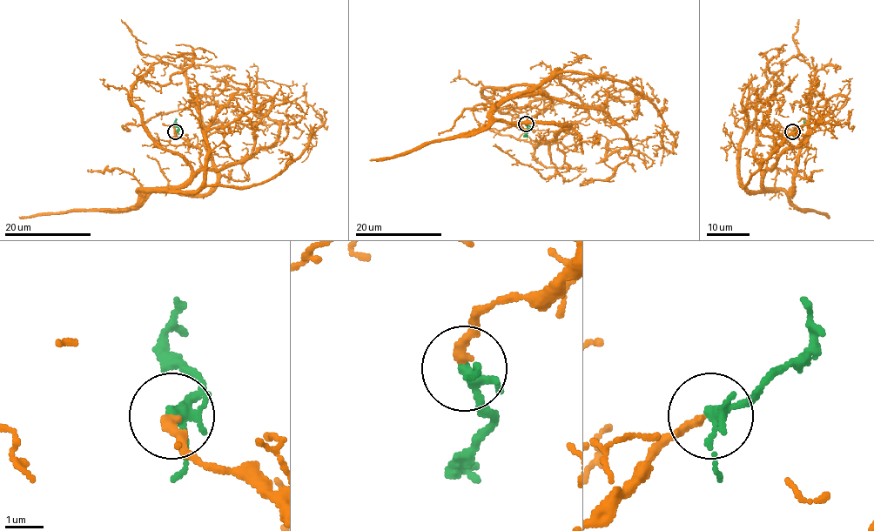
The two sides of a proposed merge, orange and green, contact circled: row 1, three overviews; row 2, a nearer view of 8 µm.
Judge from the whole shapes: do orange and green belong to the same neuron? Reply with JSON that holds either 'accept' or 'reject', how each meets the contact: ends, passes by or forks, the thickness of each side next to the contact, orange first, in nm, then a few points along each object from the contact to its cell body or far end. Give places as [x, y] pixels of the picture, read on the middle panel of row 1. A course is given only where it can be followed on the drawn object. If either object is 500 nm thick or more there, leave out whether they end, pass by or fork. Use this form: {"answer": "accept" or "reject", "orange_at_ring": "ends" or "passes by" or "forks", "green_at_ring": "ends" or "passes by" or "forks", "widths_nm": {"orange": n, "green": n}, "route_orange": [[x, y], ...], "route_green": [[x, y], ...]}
{"answer": "accept", "orange_at_ring": "ends", "green_at_ring": "forks", "widths_nm": {"orange": 240, "green": 220}, "route_orange": [[526, 123], [552, 98], [521, 94], [492, 113], [506, 122], [568, 125], [535, 145], [487, 124], [472, 130]], "route_green": [[526, 124], [527, 135]]}

